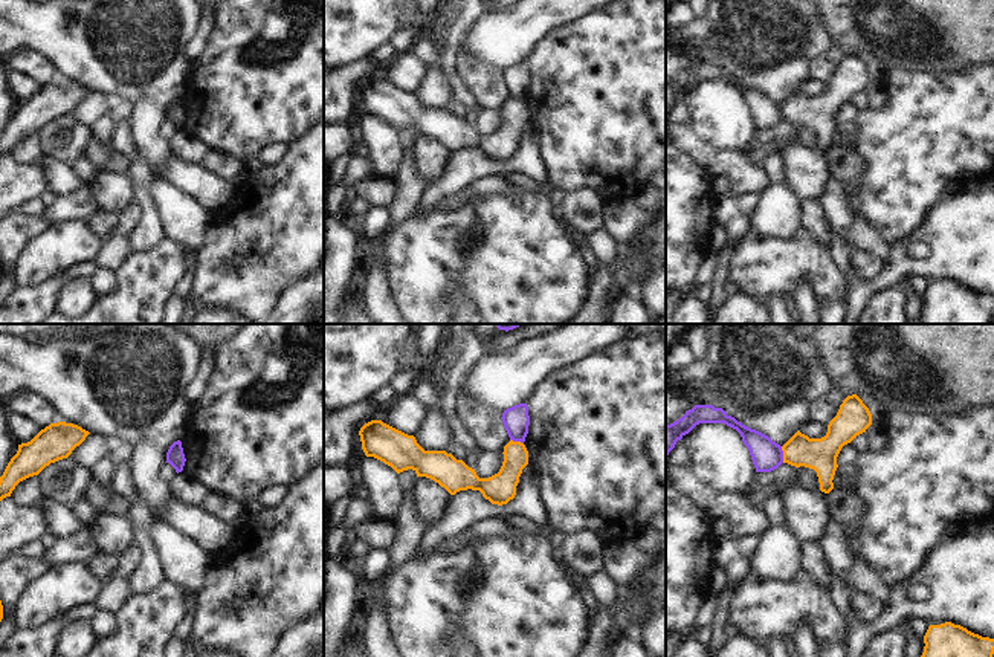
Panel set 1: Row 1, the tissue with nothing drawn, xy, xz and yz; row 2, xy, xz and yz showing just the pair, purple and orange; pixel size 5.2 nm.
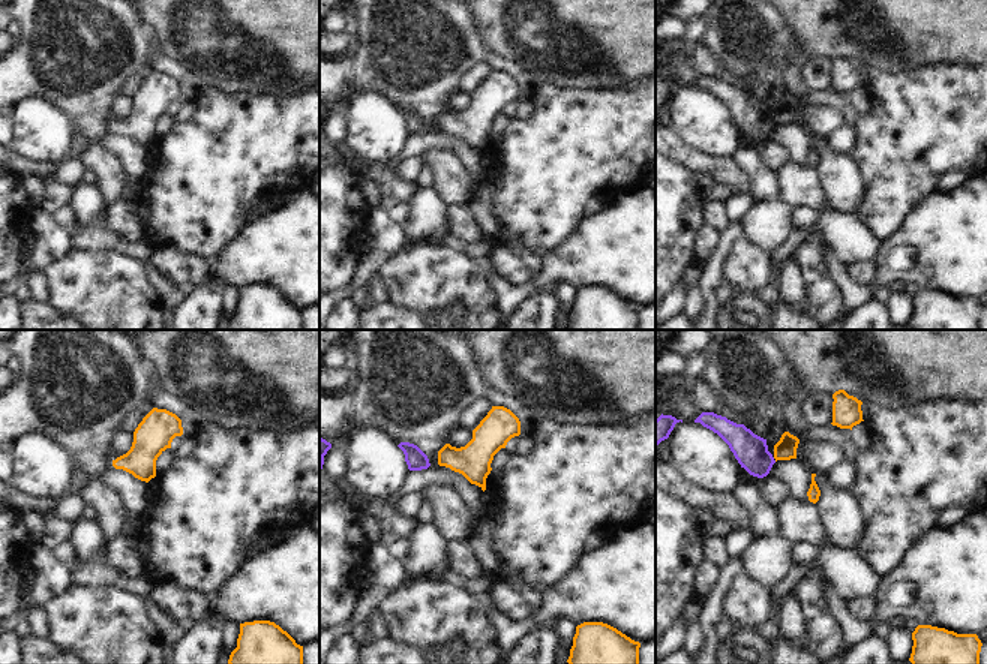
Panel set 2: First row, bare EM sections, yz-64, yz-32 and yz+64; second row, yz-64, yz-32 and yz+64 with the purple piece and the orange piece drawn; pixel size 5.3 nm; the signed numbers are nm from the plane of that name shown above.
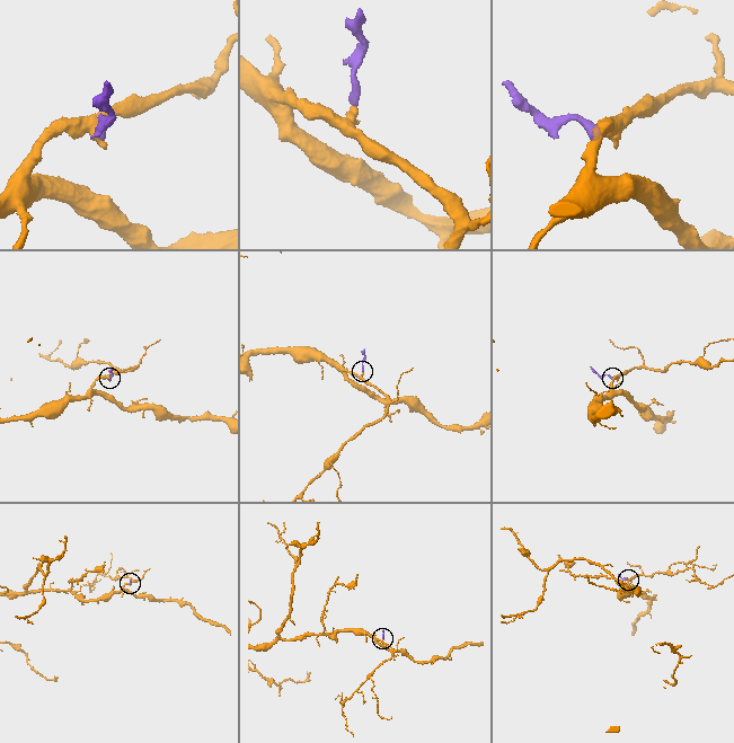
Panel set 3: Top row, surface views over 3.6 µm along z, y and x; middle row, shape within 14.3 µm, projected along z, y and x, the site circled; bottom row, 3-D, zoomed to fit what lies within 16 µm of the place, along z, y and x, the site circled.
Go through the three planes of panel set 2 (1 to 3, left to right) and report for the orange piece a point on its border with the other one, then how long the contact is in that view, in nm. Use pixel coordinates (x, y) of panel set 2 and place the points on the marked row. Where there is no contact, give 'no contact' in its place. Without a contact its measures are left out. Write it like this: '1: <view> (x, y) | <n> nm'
1: no contact
2: no contact
3: no contact

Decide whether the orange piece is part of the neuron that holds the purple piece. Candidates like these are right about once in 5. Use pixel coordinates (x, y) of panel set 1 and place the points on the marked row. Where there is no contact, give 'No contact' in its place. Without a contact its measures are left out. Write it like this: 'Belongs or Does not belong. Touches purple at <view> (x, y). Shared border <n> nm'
Does not belong. Touches purple at yz (782, 454). Shared border 90 nm.

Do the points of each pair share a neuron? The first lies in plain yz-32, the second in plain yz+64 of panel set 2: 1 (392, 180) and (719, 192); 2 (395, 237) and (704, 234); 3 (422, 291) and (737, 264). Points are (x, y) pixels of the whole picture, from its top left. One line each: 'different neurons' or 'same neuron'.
1: different neurons
2: different neurons
3: same neuron

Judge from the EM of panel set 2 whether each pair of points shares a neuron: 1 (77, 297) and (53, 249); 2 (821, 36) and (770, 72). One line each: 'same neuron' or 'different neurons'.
1: different neurons
2: different neurons

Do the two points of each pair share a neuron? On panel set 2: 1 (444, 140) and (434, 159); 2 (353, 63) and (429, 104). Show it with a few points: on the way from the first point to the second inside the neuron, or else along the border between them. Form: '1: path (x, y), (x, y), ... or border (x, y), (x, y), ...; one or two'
1: border (422, 153), (432, 150), (452, 152), (468, 170); two
2: path (372, 68), (387, 68), (410, 89); one

